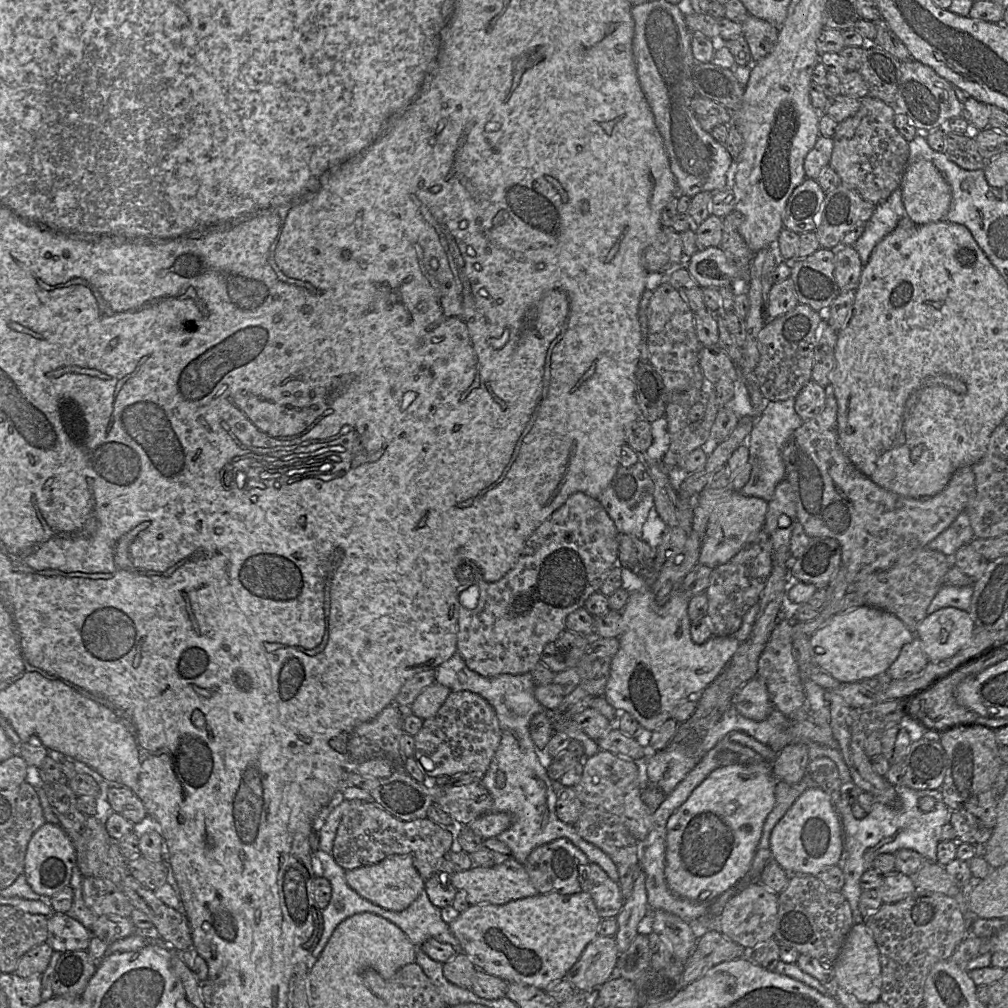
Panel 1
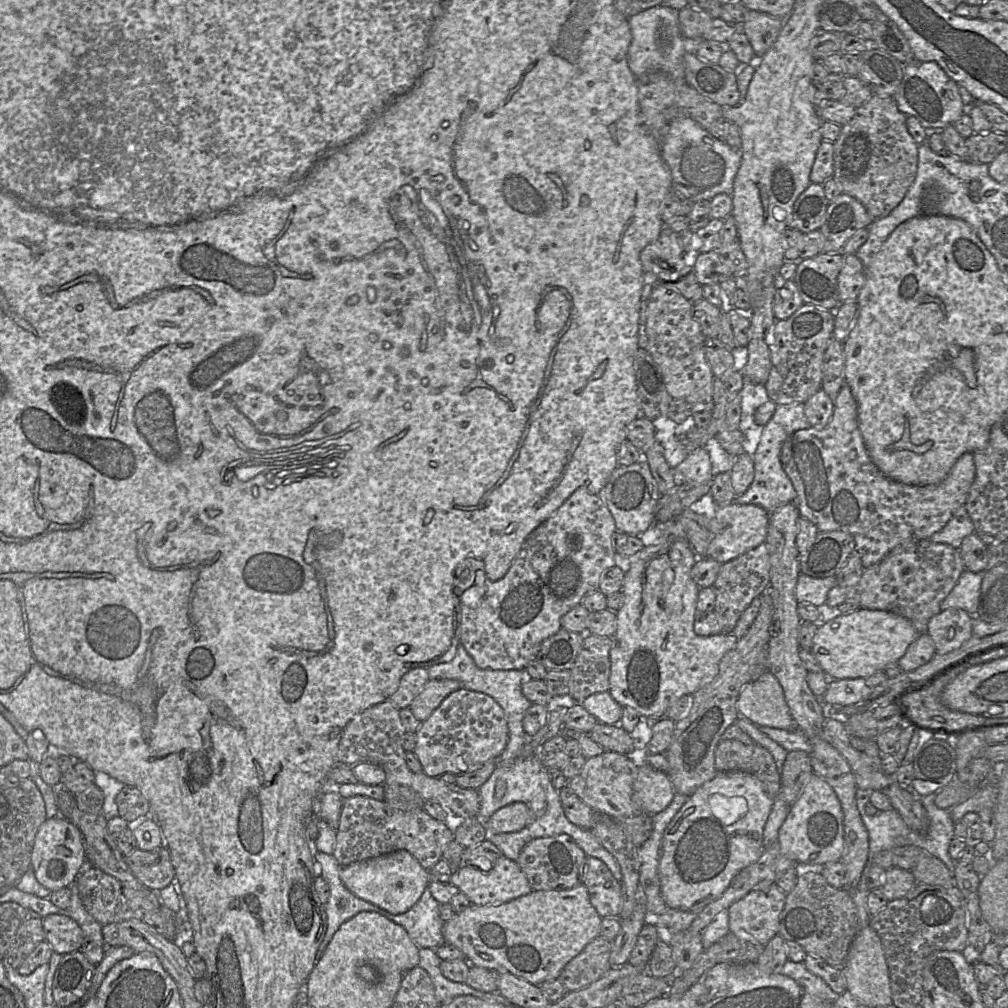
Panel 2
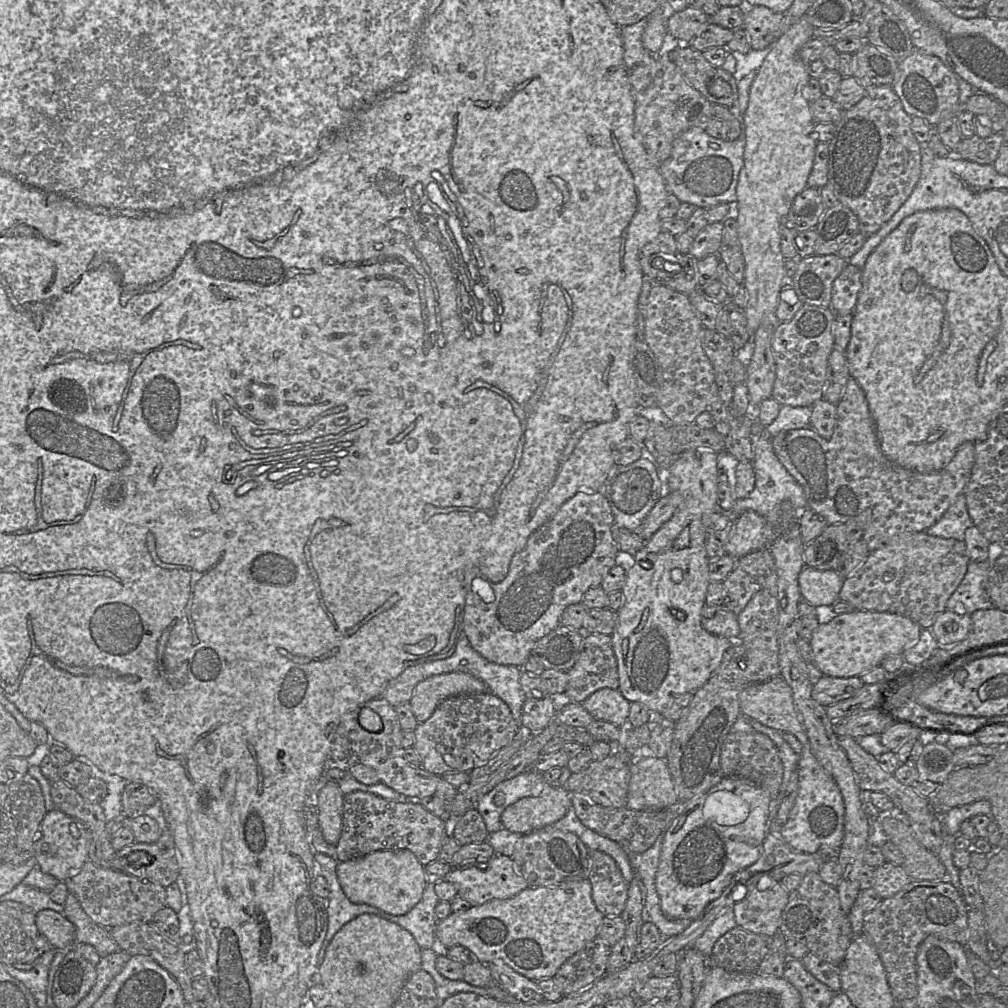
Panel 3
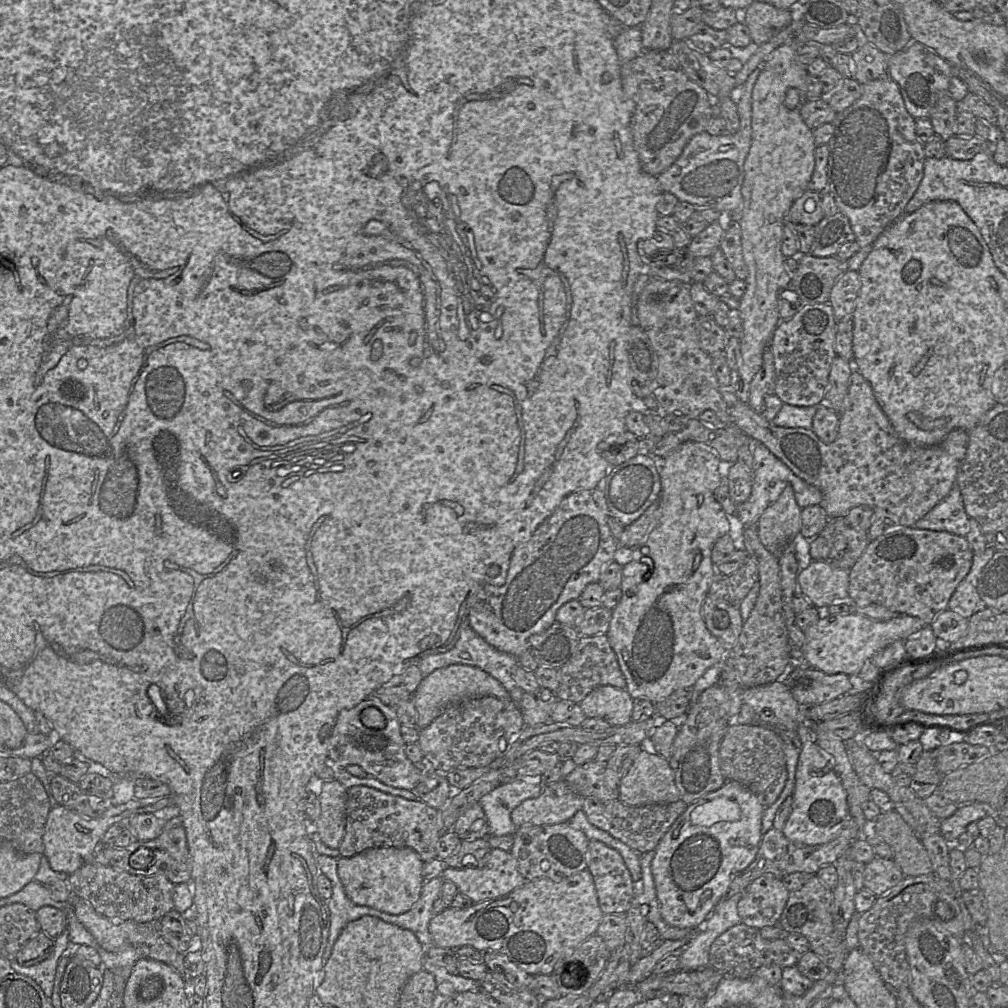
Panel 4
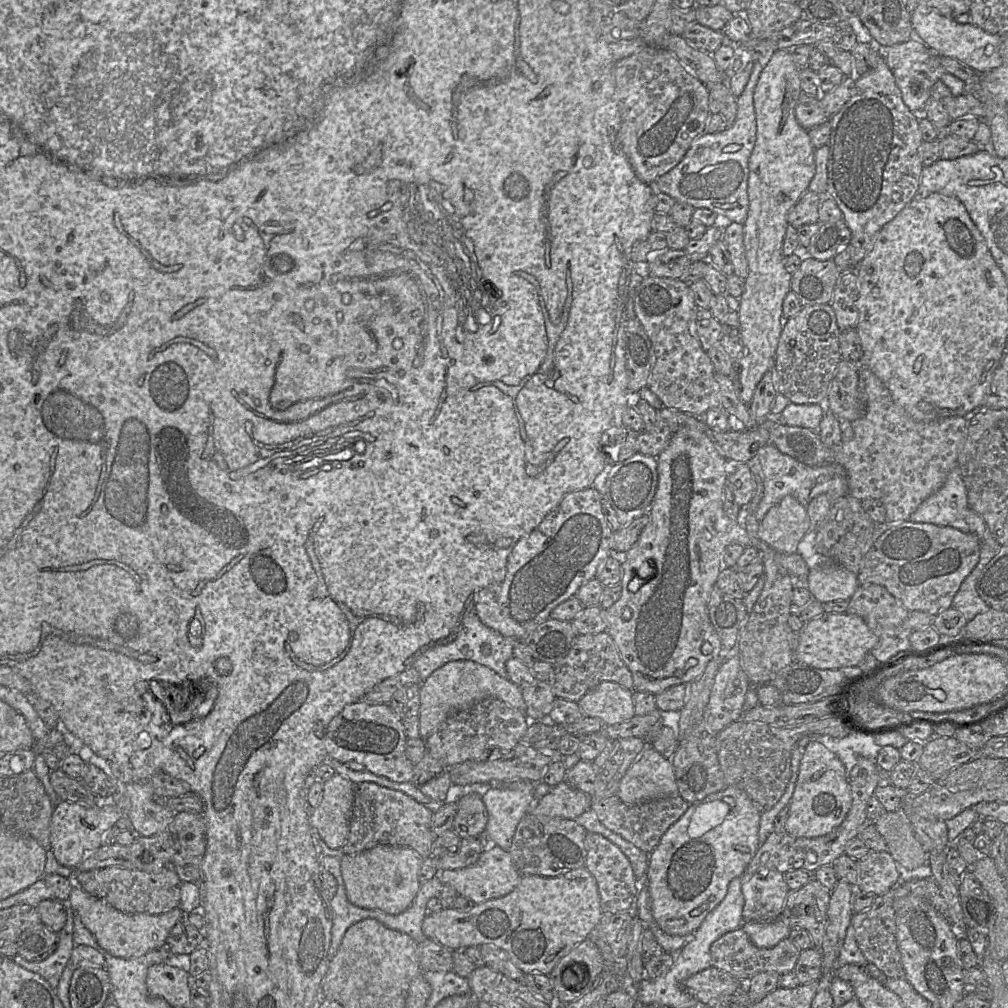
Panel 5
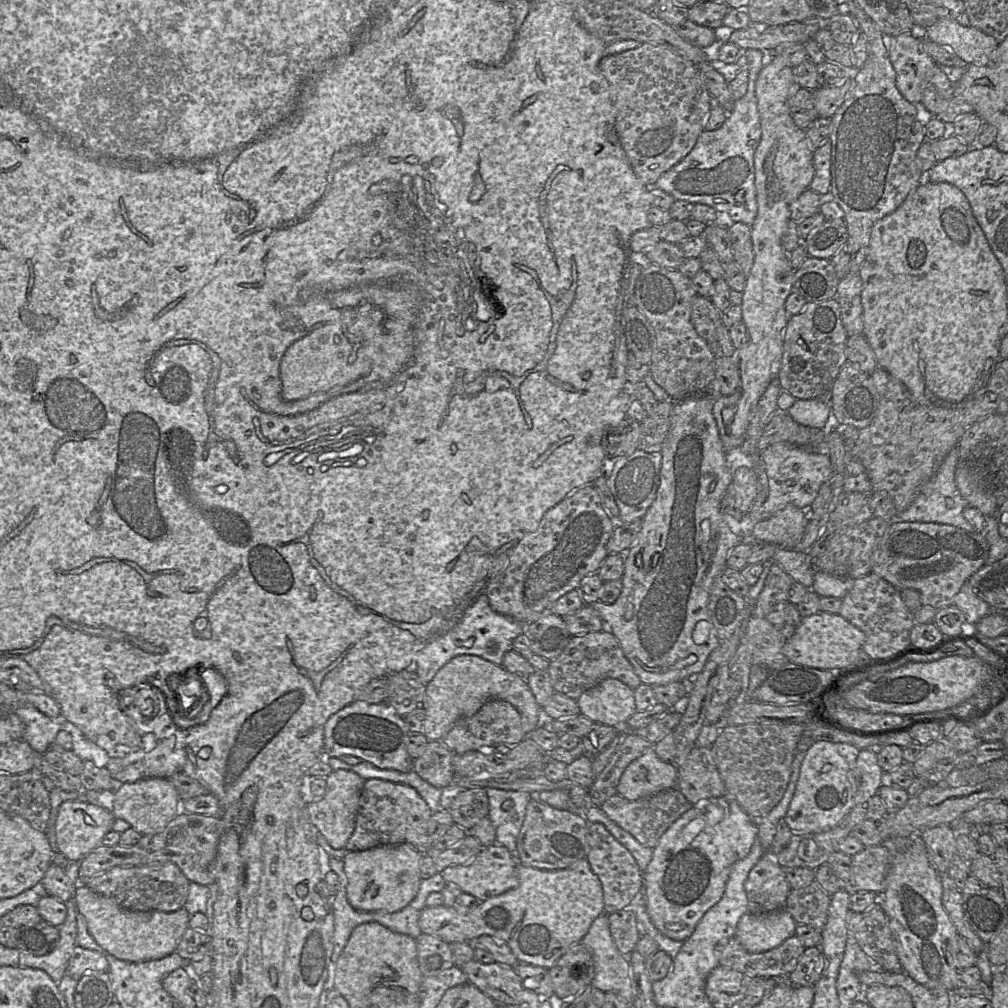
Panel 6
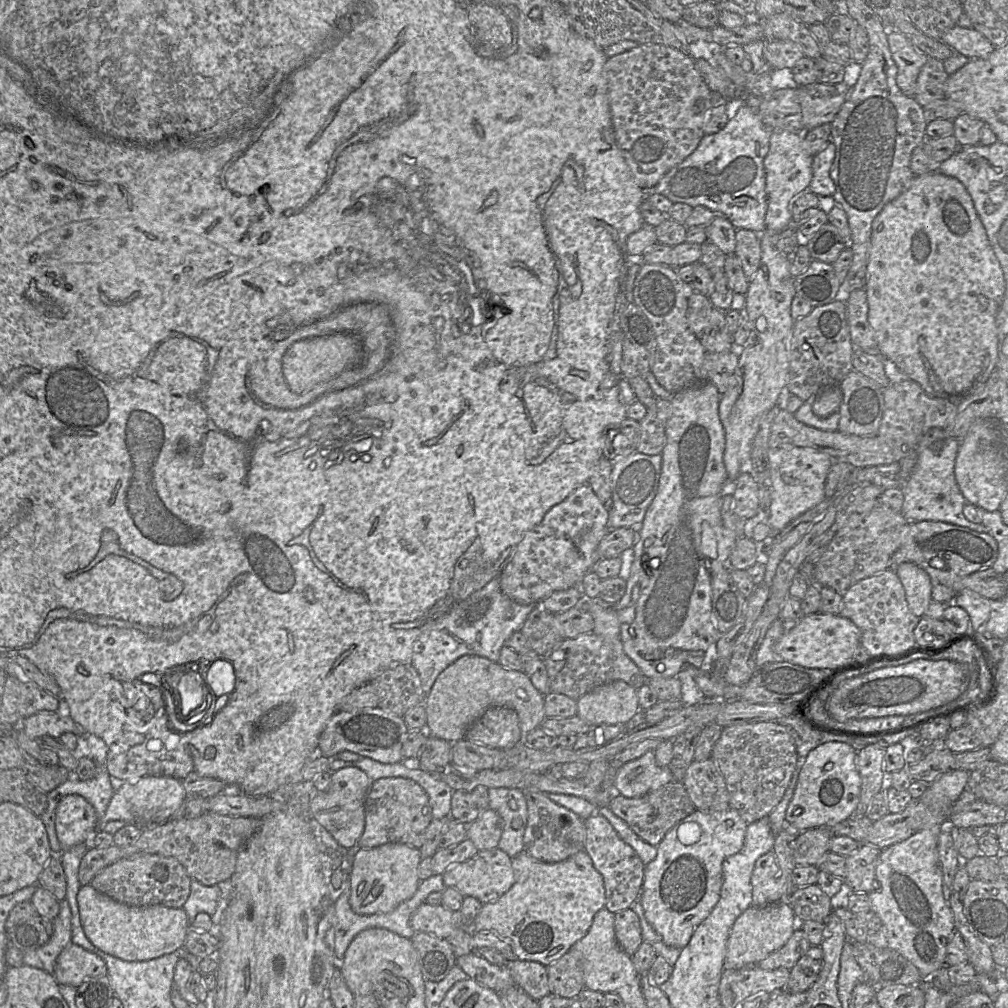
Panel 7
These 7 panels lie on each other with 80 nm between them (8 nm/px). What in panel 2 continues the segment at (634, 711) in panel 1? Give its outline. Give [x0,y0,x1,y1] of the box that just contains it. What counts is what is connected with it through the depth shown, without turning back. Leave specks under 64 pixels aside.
[609,520,737,719]

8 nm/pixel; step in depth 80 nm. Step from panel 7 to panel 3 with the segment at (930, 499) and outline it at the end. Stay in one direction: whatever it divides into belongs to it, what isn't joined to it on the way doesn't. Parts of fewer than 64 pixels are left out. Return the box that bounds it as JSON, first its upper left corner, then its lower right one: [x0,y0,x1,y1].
[924,494,973,541]

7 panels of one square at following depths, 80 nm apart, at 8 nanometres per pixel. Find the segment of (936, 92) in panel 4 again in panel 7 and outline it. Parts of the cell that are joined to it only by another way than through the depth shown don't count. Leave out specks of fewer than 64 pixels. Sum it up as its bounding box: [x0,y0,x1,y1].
[887,27,929,98]

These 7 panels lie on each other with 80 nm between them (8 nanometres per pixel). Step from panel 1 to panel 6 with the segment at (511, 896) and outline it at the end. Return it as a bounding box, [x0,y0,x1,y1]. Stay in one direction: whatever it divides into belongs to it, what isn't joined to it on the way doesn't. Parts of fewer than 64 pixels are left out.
[441,844,518,902]

